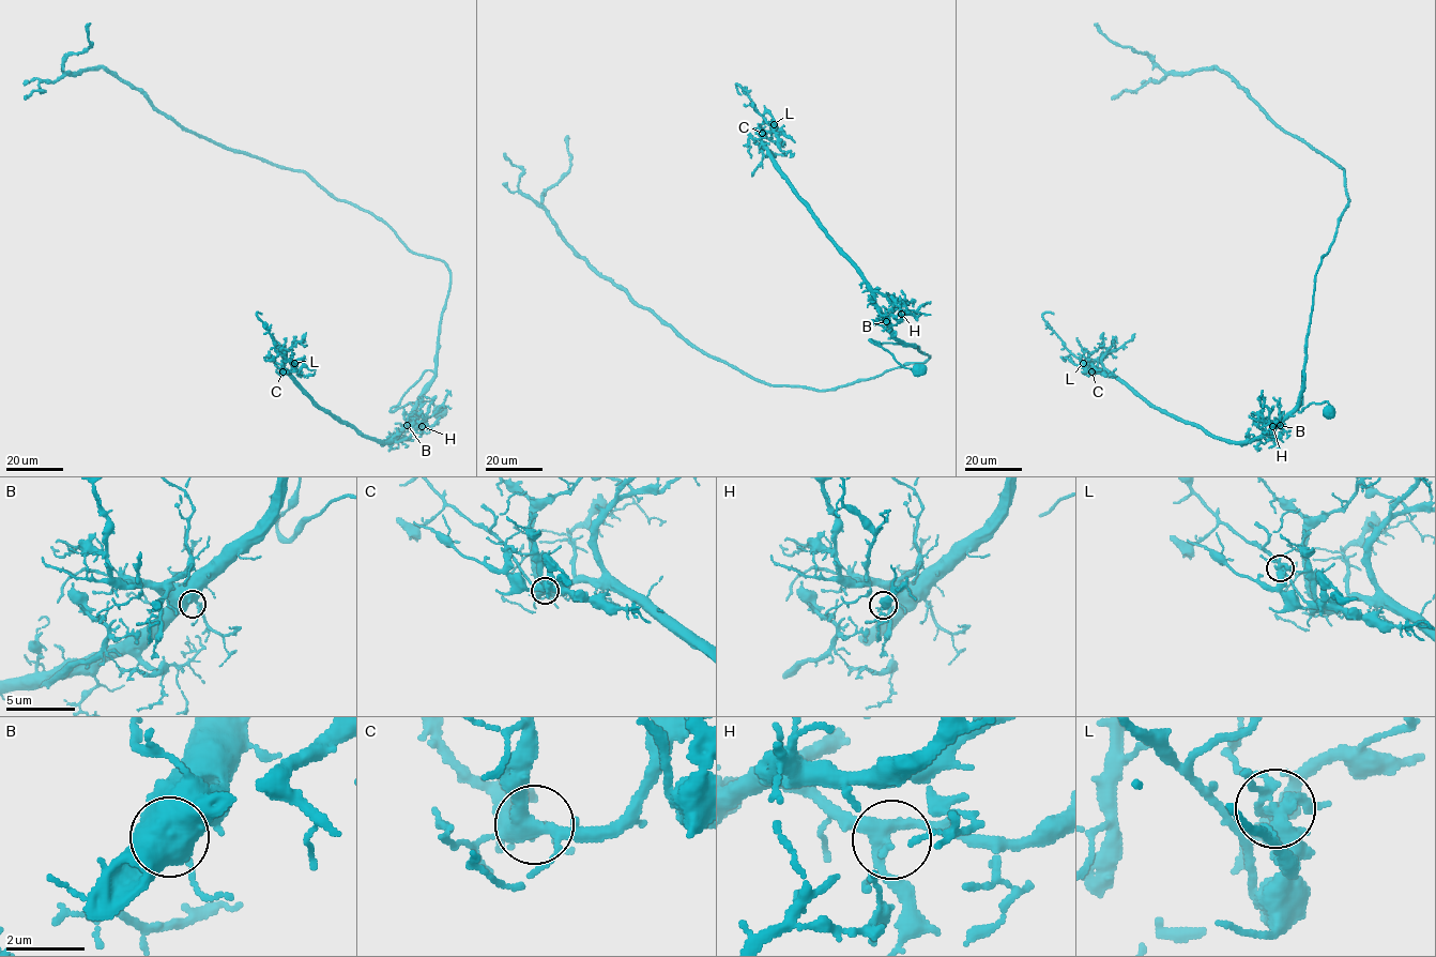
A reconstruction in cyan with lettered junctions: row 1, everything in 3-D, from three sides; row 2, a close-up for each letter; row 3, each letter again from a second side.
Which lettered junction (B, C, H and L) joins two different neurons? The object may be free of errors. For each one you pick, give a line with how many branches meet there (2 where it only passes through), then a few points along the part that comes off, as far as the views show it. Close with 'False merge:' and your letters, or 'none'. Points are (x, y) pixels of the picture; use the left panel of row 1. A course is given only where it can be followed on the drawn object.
L: Branches: 5. Course of the part to remove: (294, 363), (293, 367), (275, 350), (272, 337), (257, 313), (261, 314)
False merge: L

